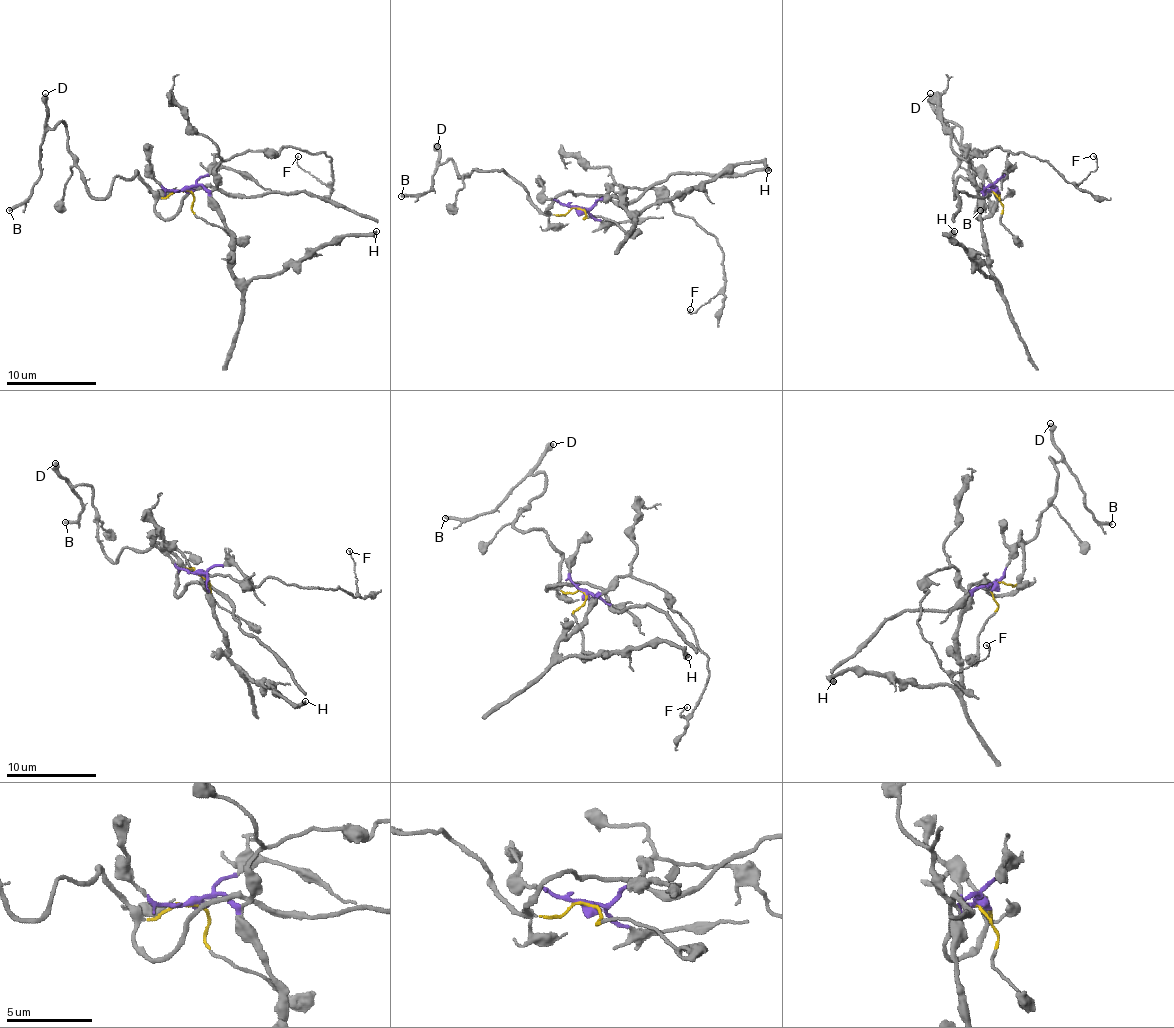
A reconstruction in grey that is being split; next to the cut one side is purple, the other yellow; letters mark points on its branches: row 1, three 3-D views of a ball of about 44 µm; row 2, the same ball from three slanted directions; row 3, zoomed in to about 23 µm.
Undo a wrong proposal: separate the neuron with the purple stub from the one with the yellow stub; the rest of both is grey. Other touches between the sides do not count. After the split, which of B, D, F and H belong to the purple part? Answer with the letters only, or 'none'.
F, H

